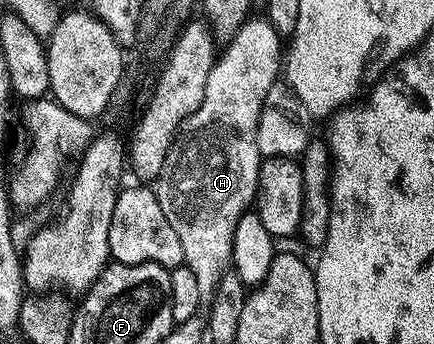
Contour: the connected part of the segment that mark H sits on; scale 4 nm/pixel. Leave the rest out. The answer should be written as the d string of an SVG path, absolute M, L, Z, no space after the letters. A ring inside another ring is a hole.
M249 19L234 34L231 41L223 46L217 56L210 75L206 79L206 95L202 95L202 103L194 115L190 115L180 126L175 141L166 155L166 163L160 176L154 182L156 198L162 211L169 221L170 227L178 234L182 243L184 264L194 271L198 282L201 302L212 300L221 277L225 276L226 268L232 260L232 244L235 228L239 219L249 212L256 200L256 184L260 170L261 156L258 151L258 119L262 111L262 103L269 100L268 92L276 81L276 73L282 69L282 49L280 53L281 34L274 31L268 20Z

